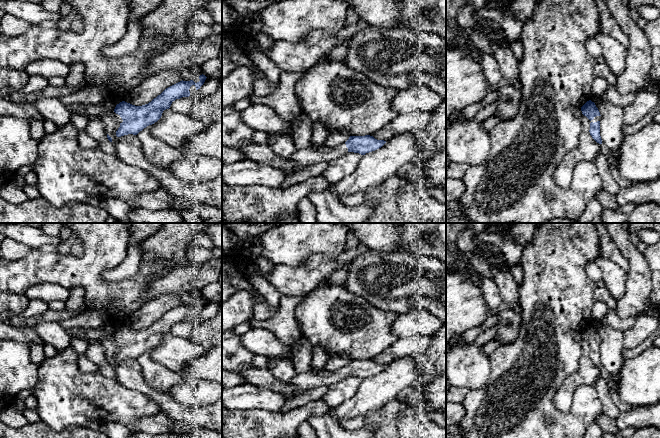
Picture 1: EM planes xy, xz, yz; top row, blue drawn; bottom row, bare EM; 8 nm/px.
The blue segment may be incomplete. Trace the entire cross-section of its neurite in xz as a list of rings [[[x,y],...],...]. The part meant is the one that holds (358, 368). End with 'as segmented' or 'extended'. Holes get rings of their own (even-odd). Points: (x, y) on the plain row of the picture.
[[[350,360],[349,363],[338,370],[311,370],[304,373],[298,373],[292,378],[292,385],[294,387],[309,390],[323,385],[330,385],[348,376],[359,377],[365,379],[366,377],[375,375],[381,372],[386,365],[377,364],[373,360]]] | extended

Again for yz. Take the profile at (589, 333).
[[[591,324],[587,325],[581,331],[582,338],[590,344],[590,359],[599,368],[602,368],[602,363],[600,360],[600,343],[601,339],[596,331],[595,327]]] | extended

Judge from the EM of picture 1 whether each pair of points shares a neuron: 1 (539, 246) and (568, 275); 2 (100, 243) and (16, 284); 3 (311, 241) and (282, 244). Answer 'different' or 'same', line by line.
1: same
2: same
3: same

